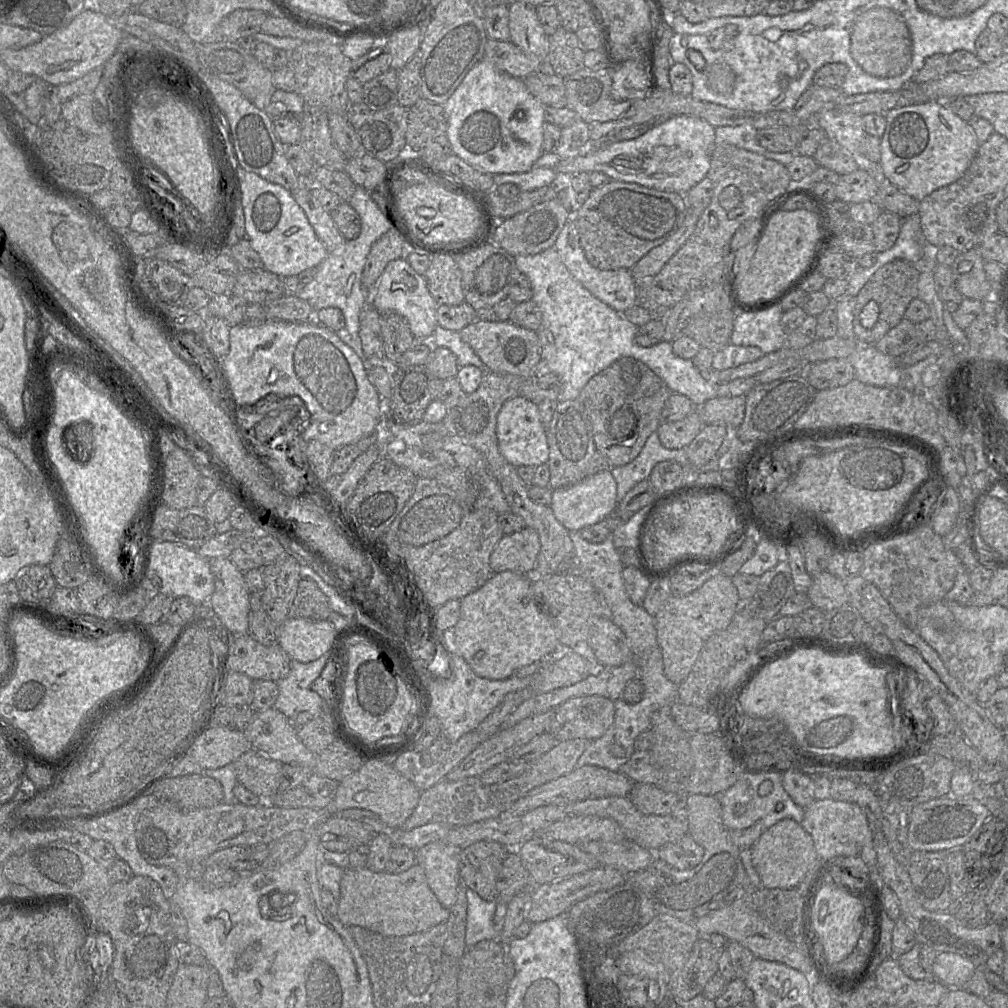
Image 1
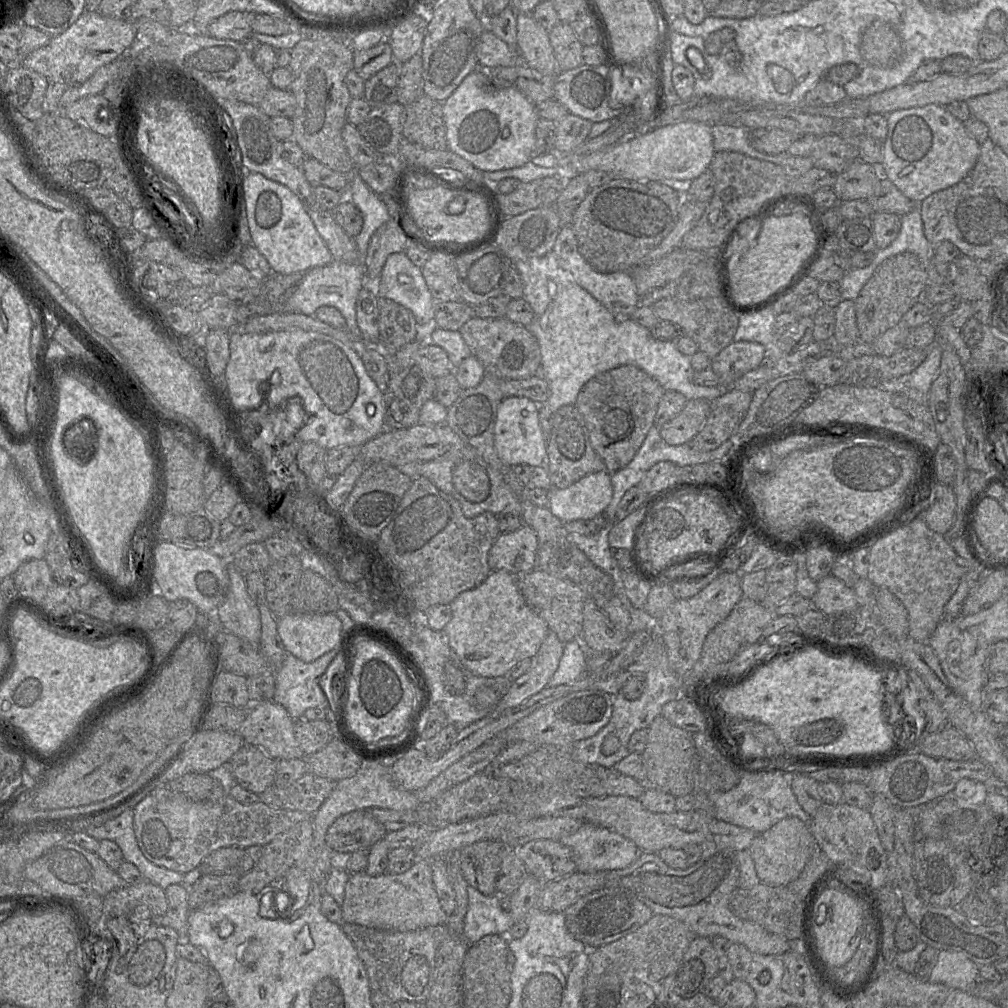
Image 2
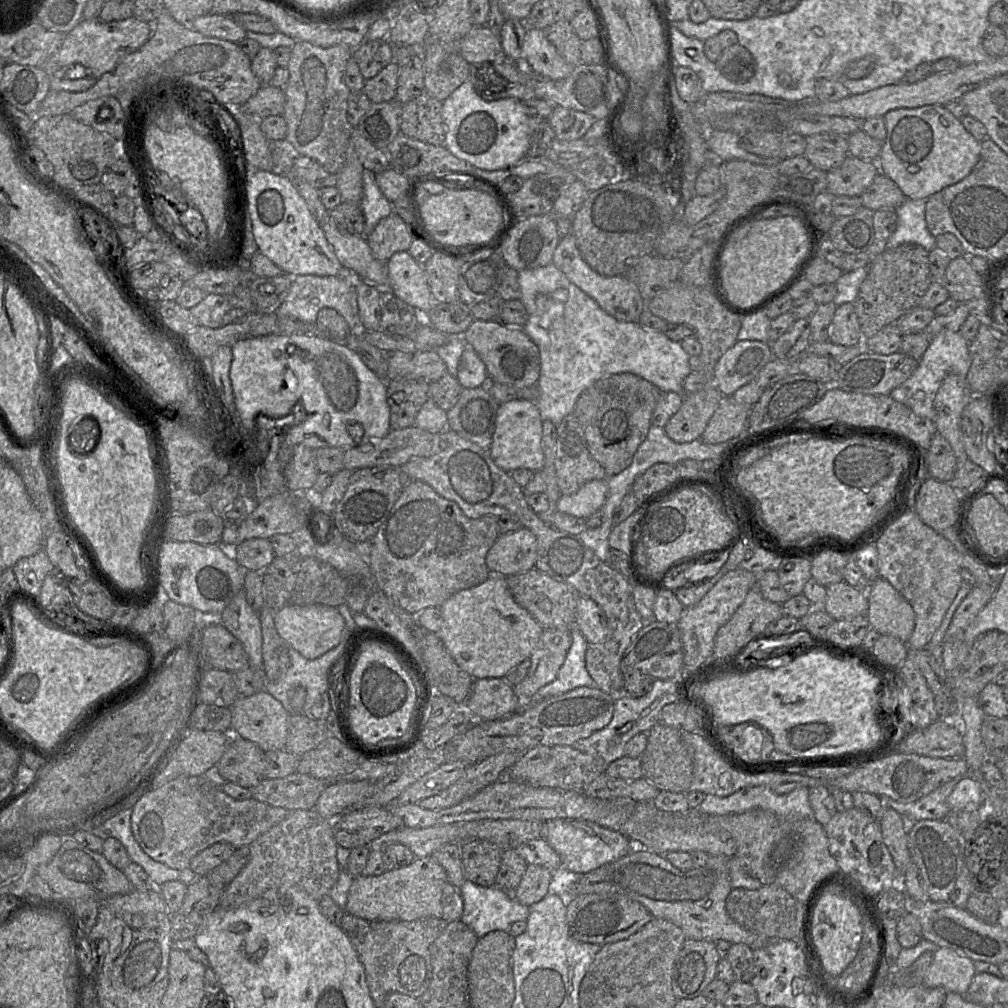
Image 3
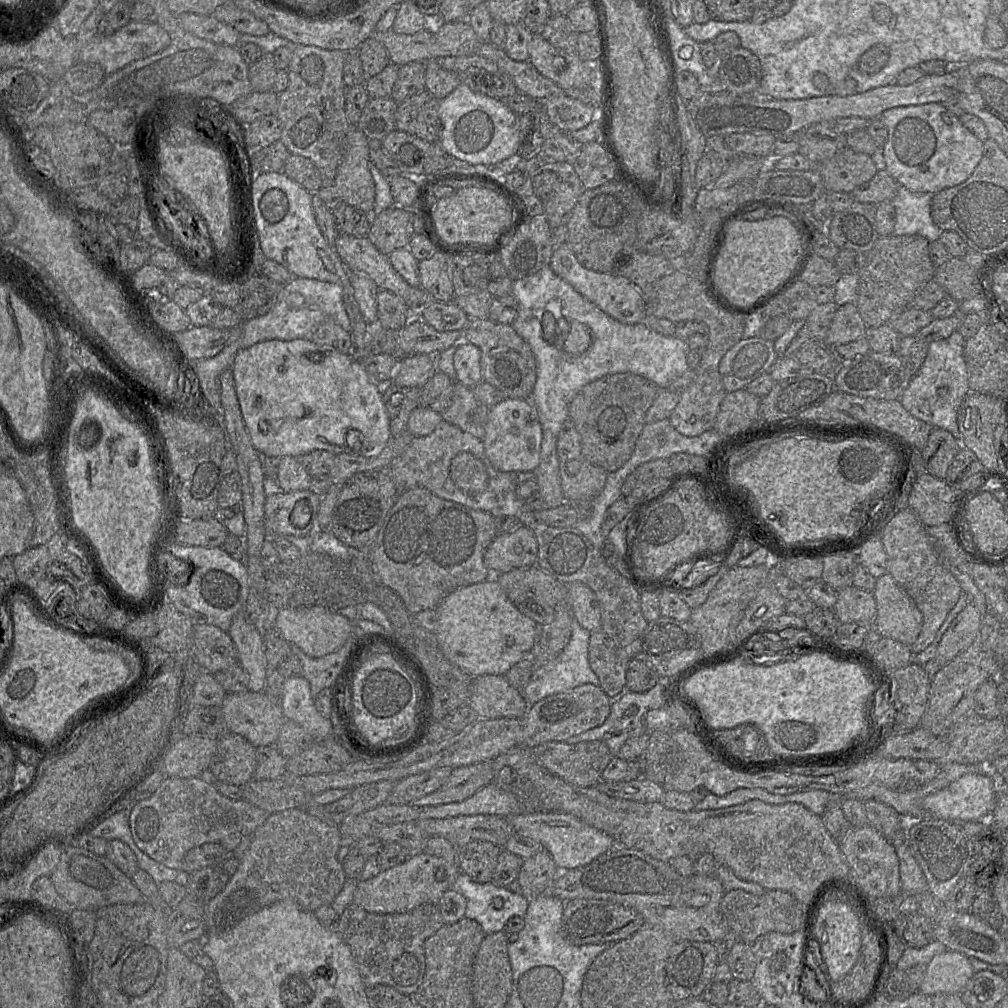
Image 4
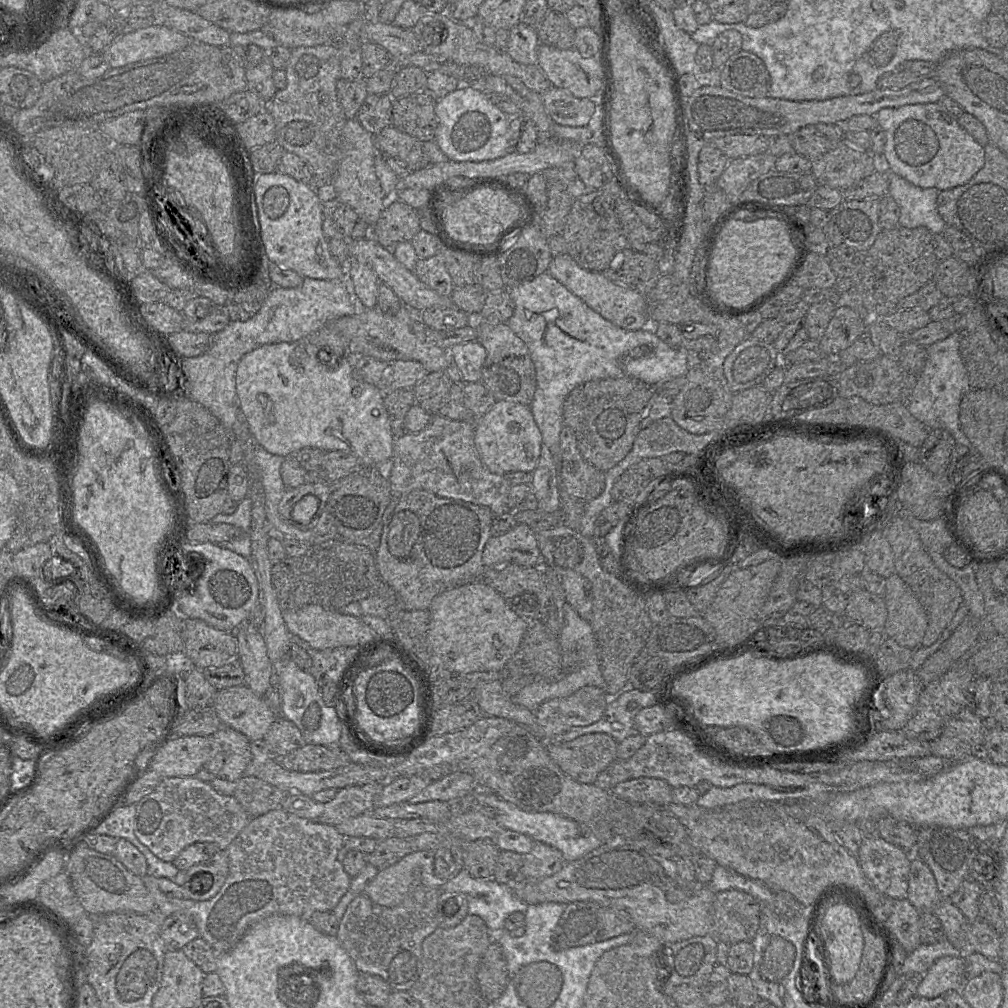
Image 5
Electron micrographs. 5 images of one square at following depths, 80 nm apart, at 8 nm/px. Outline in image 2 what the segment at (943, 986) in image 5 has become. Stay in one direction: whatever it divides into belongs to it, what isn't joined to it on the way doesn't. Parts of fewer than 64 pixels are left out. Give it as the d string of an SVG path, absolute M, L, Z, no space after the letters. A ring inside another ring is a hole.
M939 950L927 980L944 984L950 989L968 991L979 979L978 965L963 953Z

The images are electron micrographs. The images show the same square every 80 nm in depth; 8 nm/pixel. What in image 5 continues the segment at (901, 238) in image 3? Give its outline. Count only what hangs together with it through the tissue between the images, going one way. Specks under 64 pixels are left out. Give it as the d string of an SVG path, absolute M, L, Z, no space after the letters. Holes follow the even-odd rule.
M887 171L888 195L891 196L899 207L898 226L913 229L925 227L932 234L942 234L946 224L937 211L937 196L940 191L935 188L921 188Z

